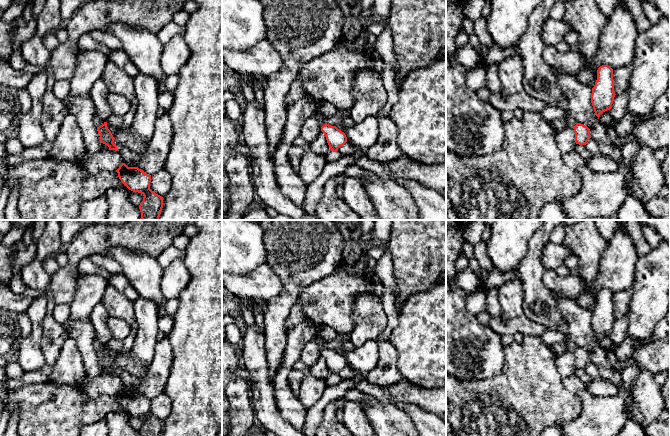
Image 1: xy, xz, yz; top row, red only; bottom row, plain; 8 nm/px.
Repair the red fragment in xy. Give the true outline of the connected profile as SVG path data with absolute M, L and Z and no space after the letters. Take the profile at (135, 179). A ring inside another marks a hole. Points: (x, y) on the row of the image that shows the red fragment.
M122 163L116 172L129 190L144 196L139 205L140 220L159 220L163 208L163 197L150 189L151 175L138 167L128 167L125 163Z

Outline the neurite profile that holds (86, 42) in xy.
M84 34L82 35L78 40L78 46L84 50L94 50L94 51L101 51L103 54L108 56L111 52L110 49L108 49L103 44L95 41L90 34Z

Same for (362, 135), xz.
M368 116L354 126L347 127L345 135L347 141L359 150L367 150L374 145L379 136L379 122L377 116Z

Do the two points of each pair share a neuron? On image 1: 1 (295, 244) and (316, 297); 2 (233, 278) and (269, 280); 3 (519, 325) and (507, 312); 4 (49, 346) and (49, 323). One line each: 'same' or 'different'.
1: different
2: same
3: different
4: same

